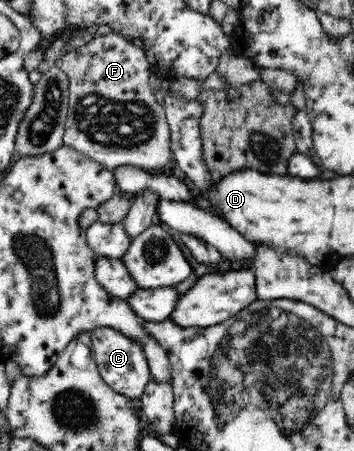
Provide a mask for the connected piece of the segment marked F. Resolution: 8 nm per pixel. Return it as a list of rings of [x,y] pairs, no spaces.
[[[118,34],[95,36],[89,43],[71,50],[54,65],[67,74],[69,80],[68,114],[63,141],[65,145],[84,153],[93,161],[114,170],[119,166],[135,166],[160,172],[172,164],[171,134],[164,106],[154,97],[147,84],[153,70],[143,48],[127,42]]]

